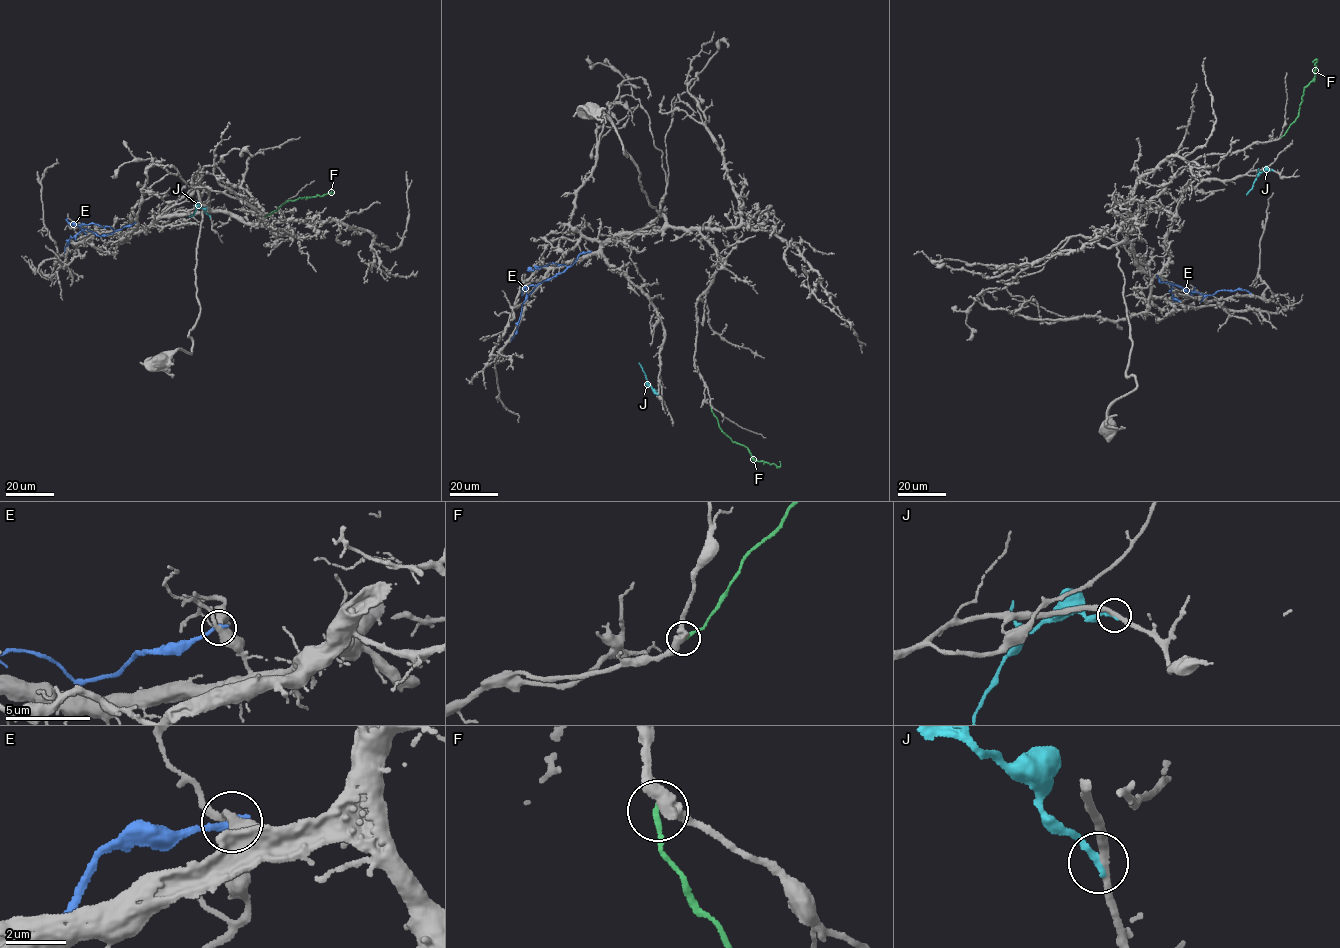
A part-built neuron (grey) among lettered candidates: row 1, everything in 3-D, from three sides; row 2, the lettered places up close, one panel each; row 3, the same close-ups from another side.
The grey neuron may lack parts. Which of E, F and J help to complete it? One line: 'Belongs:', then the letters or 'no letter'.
Belongs: no letter

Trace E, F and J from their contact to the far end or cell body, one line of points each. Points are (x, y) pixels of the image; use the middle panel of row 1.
E: (590, 251), (580, 253), (563, 271), (538, 284), (522, 305), (511, 340)
F: (711, 408), (720, 428), (732, 441), (746, 447), (755, 460), (778, 467), (779, 461)
J: (658, 394), (639, 363)

